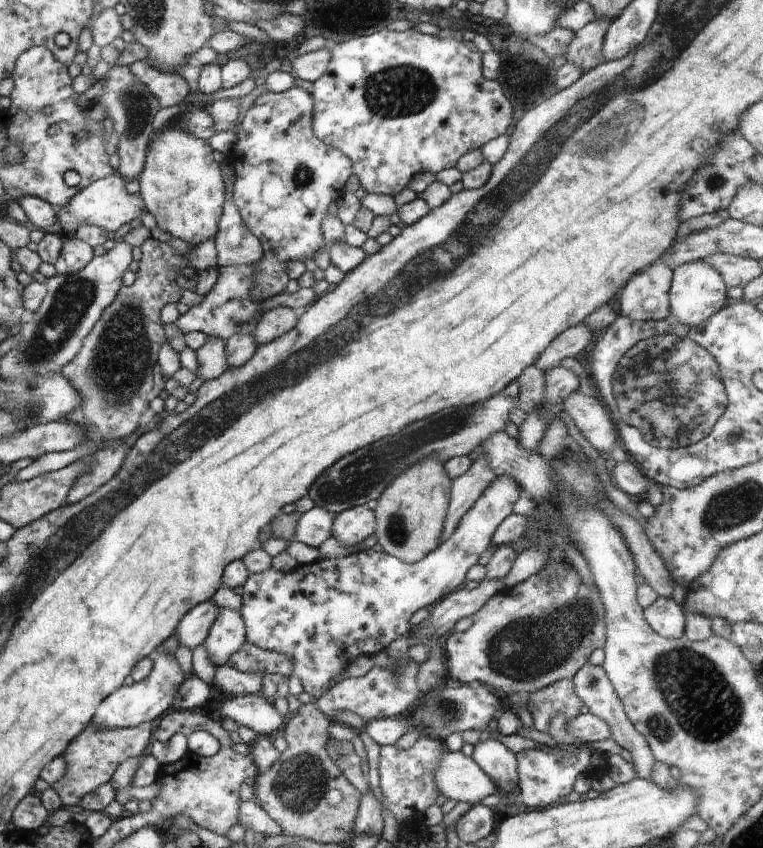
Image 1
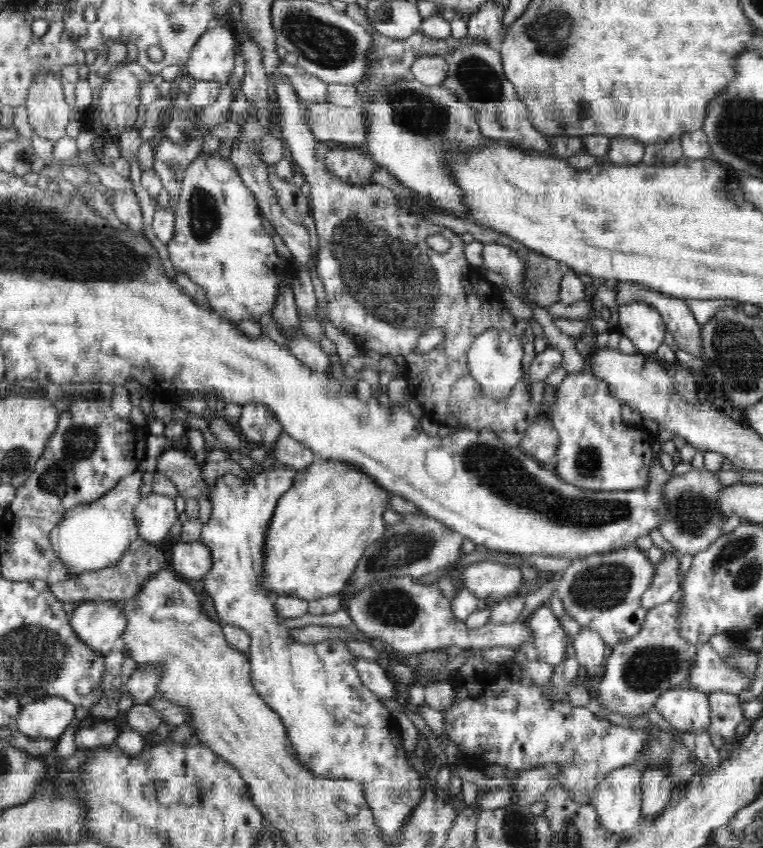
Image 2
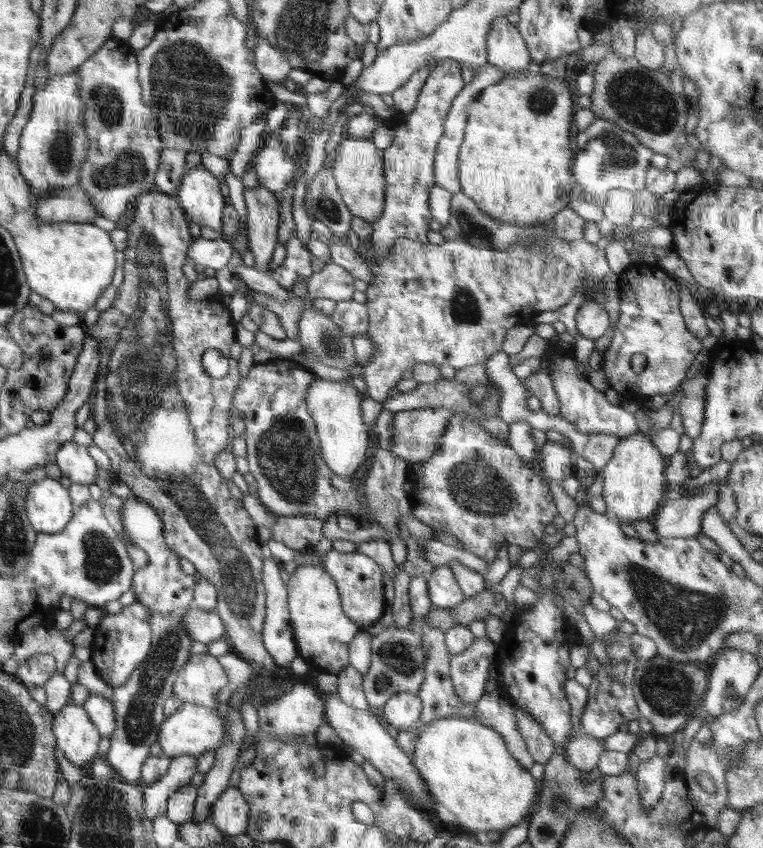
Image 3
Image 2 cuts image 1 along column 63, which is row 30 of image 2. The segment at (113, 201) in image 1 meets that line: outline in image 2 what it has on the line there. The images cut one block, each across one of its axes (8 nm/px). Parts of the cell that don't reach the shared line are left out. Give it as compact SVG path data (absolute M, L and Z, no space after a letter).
M216 23L210 30L198 38L198 42L194 44L191 50L189 59L184 64L184 73L196 79L196 81L214 81L220 85L226 85L230 78L233 78L233 71L235 67L235 52L234 48L234 34L231 28L225 24Z

